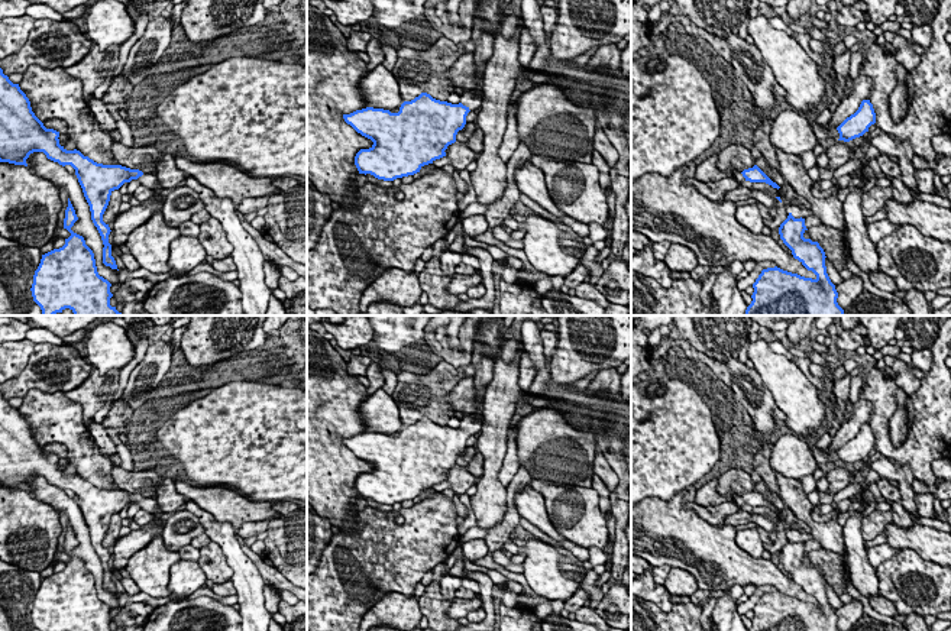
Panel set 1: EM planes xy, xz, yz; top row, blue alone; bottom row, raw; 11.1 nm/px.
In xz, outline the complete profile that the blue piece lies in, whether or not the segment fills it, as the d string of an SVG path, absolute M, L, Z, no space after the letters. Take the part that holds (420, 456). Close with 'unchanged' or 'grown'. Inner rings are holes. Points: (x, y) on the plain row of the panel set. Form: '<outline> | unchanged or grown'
M482 412L465 414L459 428L421 417L404 425L398 437L366 431L343 439L347 449L373 466L355 480L359 498L394 505L420 496L424 489L446 480L444 475L456 466L468 437L481 433L482 424Z | grown

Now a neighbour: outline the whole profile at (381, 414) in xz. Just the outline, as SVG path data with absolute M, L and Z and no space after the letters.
M382 388L360 404L359 415L366 424L366 431L394 434L404 427L398 405Z

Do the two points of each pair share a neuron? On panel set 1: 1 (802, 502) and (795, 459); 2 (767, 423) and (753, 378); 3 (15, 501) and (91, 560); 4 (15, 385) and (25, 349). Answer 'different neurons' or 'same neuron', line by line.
1: different neurons
2: same neuron
3: different neurons
4: different neurons

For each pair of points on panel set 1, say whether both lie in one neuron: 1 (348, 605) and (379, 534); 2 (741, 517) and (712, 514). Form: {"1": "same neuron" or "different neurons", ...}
{"1": "same neuron", "2": "different neurons"}

